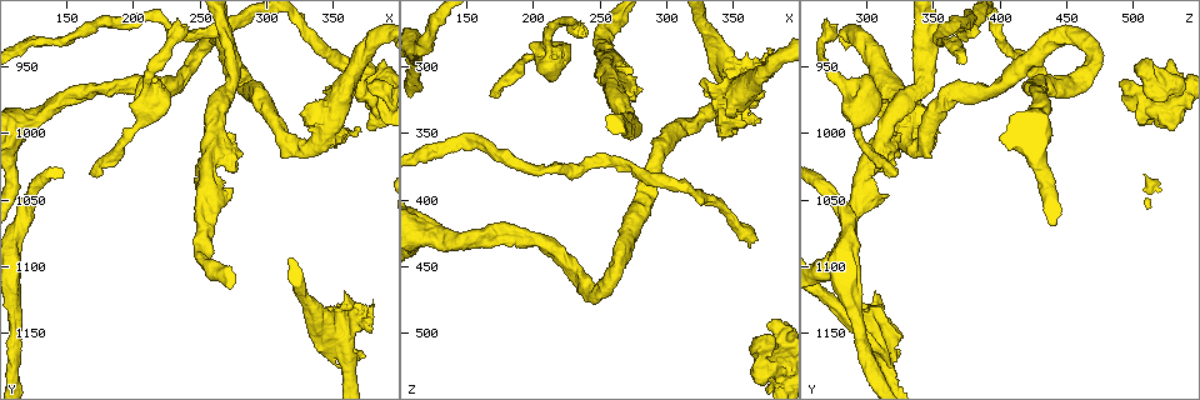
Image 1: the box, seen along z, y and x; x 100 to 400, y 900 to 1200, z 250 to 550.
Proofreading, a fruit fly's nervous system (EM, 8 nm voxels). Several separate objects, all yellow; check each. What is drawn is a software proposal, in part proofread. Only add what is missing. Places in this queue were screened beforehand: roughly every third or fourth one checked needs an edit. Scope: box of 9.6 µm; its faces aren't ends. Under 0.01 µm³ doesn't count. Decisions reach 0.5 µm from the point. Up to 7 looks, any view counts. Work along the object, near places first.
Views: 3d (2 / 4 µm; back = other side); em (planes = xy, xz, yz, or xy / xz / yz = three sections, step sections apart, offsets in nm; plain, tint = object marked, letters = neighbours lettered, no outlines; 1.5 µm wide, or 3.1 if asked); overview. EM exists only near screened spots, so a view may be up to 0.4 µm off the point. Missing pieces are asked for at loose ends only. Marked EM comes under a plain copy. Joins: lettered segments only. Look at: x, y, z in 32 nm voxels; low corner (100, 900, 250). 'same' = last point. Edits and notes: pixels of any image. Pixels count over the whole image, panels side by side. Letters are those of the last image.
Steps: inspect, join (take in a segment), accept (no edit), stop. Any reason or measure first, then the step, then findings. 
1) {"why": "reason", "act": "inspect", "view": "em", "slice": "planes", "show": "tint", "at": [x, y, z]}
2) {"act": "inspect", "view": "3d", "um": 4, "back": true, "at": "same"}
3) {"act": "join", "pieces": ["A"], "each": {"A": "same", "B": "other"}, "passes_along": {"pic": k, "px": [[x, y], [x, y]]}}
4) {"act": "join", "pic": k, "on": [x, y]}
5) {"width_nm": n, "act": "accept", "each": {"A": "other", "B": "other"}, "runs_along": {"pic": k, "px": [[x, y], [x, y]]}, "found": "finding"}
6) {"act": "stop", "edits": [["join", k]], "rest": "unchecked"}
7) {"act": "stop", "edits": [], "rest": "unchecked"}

{"why": "an open end", "act": "inspect", "view": "em", "slice": "xy", "step": 8, "show": "letters", "at": [236, 918, 278]}

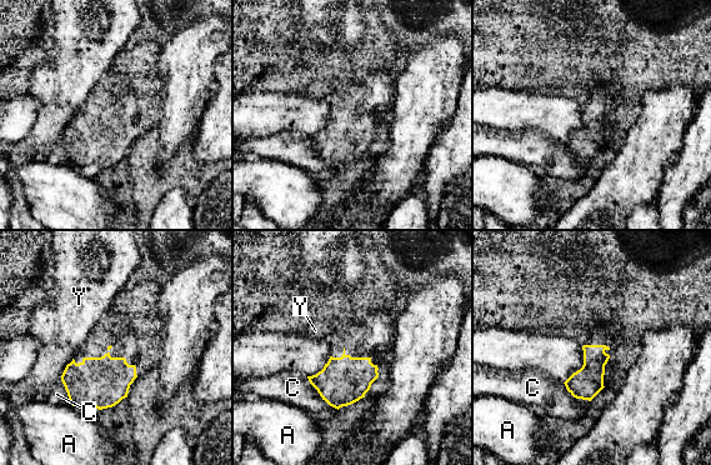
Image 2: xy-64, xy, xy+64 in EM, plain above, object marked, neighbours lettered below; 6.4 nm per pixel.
{"act": "inspect", "view": "em", "slice": "planes", "show": "letters", "at": "same"}

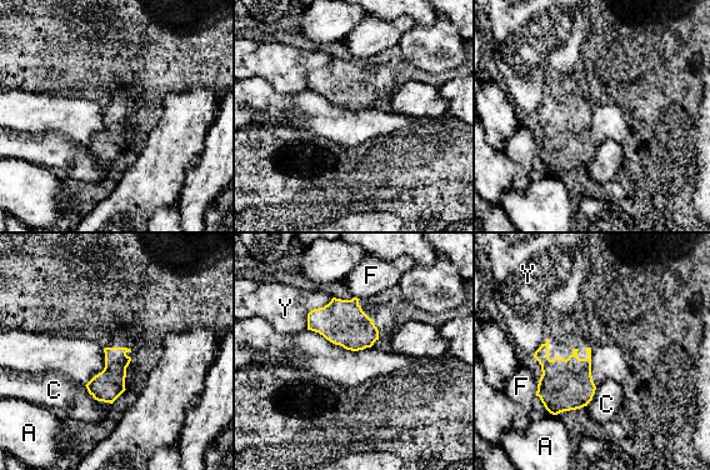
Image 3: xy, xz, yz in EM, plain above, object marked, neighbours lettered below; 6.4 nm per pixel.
{"longest_contact_nm": ["Y", 260], "act": "accept", "each": {"A": "other", "C": "other", "F": "other", "Y": "other"}, "border": {"pic": 3, "px": [[333, 298], [308, 314], [306, 328]]}, "found": "no lettered segment goes on from it"}

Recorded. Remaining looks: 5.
{"why": "an open end", "act": "inspect", "view": "em", "slice": "xz", "step": 8, "show": "tint", "at": [170, 1028, 324]}

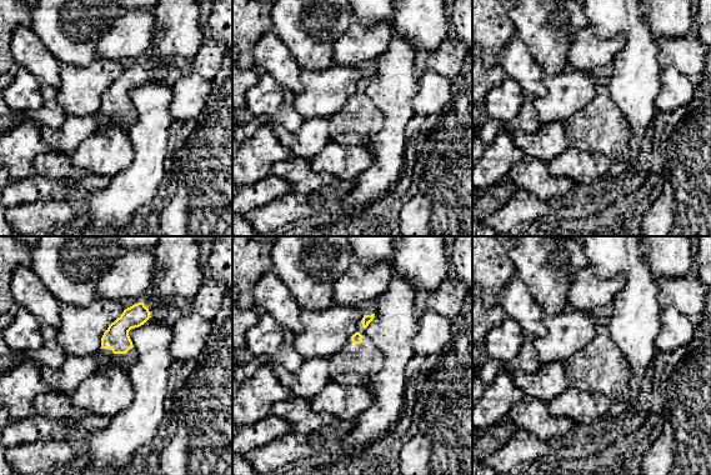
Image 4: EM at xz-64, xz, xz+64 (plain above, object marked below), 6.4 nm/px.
{"why": "another direction", "act": "inspect", "view": "em", "slice": "planes", "show": "letters", "at": "same"}

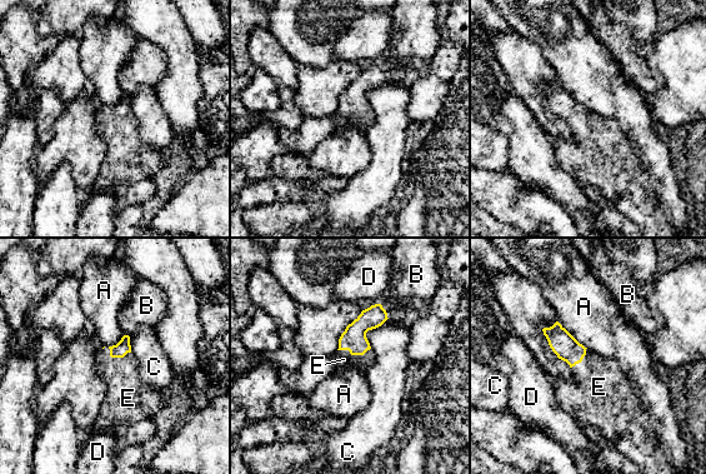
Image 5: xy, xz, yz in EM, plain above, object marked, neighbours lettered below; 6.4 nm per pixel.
{"act": "join", "pieces": ["E"], "each": {"A": "other", "B": "other", "C": "other", "D": "other", "E": "same"}, "found": "the neuron continues"}

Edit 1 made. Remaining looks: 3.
{"why": "see it whole again", "act": "inspect", "view": "overview"}

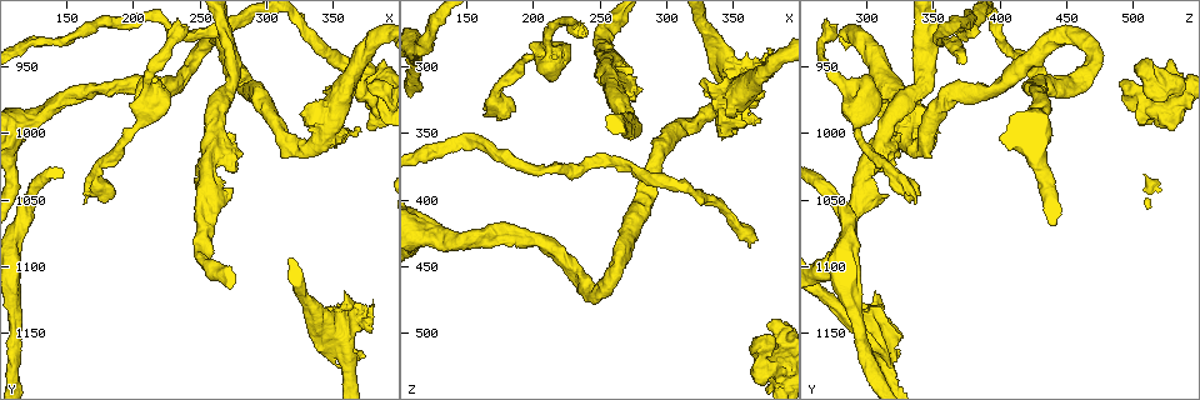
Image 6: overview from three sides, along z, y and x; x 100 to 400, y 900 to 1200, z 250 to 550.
{"why": "an open end", "act": "inspect", "view": "em", "slice": "planes", "show": "letters", "at": [378, 966, 490]}

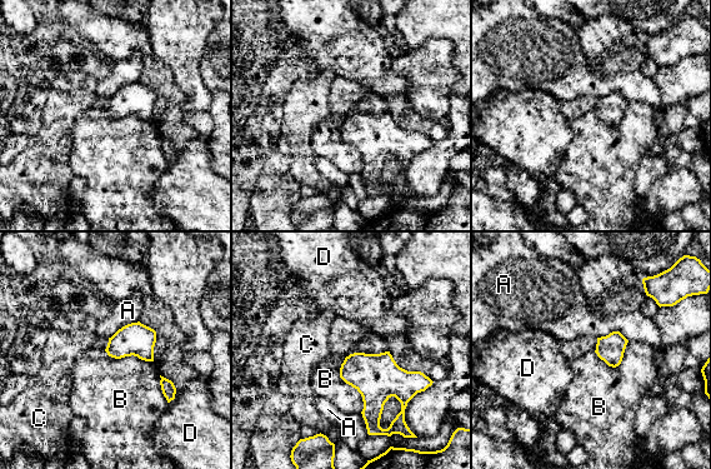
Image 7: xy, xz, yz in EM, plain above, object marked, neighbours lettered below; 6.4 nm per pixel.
{"act": "accept", "each": {"A": "other", "B": "other", "C": "other", "D": "other"}, "border": {"pic": 7, "px": [[344, 358], [340, 377], [361, 412]]}, "found": "none of them fits"}

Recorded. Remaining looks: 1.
{"act": "stop", "edits": [["join", 5]], "rest": "unchecked"}

